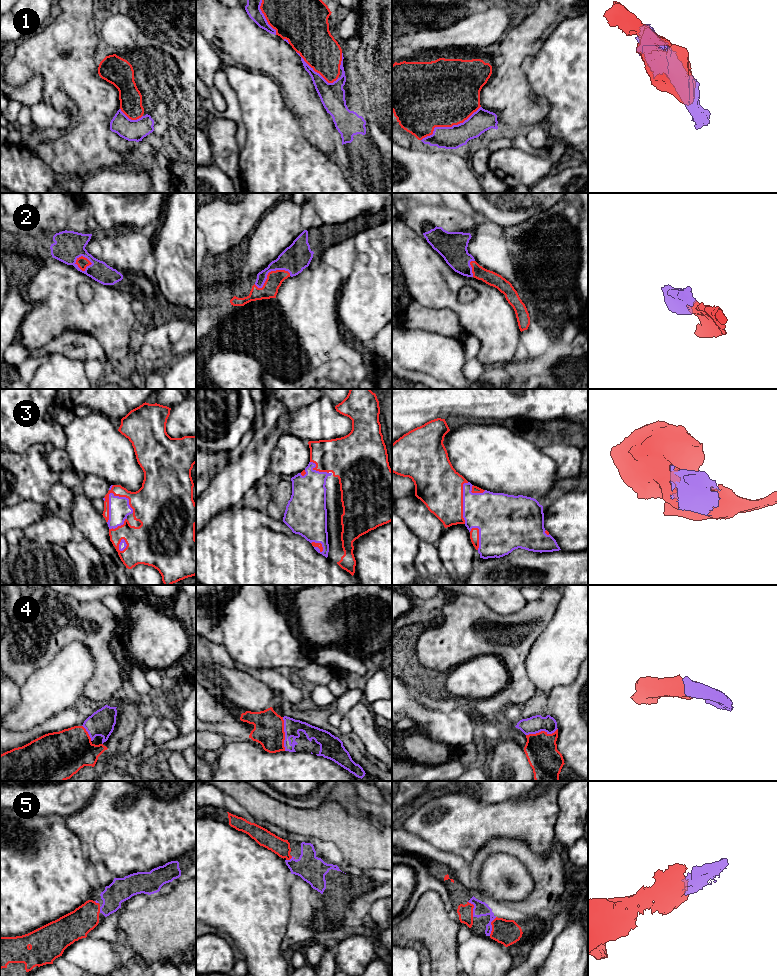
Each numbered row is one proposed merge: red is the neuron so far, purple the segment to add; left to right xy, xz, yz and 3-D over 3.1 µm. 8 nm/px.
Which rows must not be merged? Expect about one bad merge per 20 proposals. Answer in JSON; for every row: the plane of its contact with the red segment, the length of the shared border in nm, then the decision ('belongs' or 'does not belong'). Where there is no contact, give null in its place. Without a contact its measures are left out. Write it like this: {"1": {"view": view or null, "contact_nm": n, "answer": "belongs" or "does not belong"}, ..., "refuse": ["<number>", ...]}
{"1": {"view": "yz", "contact_nm": 550, "answer": "belongs"}, "2": {"view": "xz", "contact_nm": 300, "answer": "belongs"}, "3": {"view": "xy", "contact_nm": 260, "answer": "belongs"}, "4": {"view": "xz", "contact_nm": 280, "answer": "belongs"}, "5": {"view": "yz", "contact_nm": 160, "answer": "belongs"}, "refuse": []}

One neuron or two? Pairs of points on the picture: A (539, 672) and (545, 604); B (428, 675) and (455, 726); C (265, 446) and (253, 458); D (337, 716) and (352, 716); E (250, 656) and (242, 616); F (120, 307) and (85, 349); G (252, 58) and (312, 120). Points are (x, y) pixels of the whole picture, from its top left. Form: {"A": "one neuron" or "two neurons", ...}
{"A": "two neurons", "B": "two neurons", "C": "one neuron", "D": "two neurons", "E": "one neuron", "F": "two neurons", "G": "one neuron"}

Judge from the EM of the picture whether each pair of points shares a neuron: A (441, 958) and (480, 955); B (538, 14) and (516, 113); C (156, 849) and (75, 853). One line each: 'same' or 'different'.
A: different
B: same
C: different

